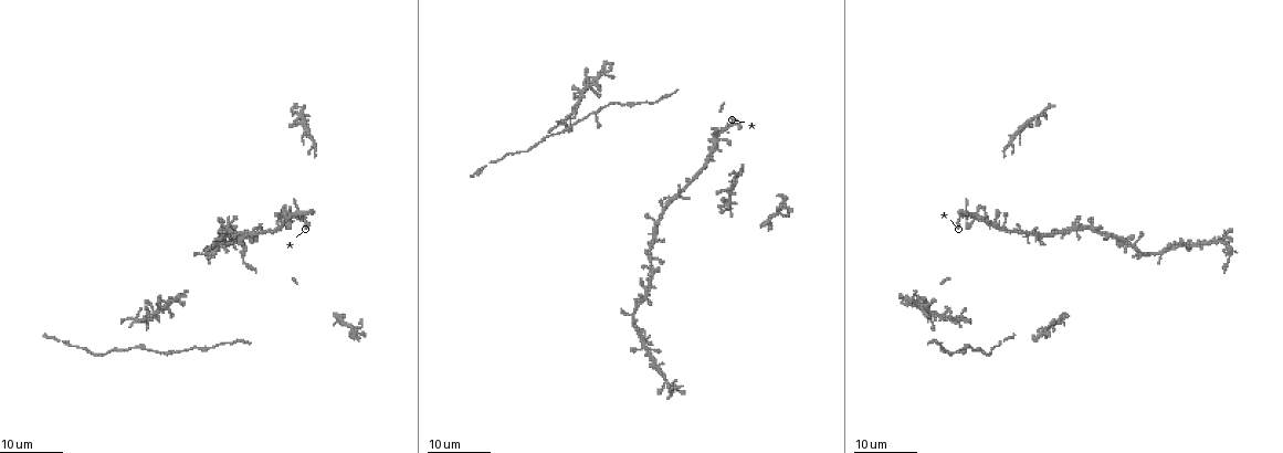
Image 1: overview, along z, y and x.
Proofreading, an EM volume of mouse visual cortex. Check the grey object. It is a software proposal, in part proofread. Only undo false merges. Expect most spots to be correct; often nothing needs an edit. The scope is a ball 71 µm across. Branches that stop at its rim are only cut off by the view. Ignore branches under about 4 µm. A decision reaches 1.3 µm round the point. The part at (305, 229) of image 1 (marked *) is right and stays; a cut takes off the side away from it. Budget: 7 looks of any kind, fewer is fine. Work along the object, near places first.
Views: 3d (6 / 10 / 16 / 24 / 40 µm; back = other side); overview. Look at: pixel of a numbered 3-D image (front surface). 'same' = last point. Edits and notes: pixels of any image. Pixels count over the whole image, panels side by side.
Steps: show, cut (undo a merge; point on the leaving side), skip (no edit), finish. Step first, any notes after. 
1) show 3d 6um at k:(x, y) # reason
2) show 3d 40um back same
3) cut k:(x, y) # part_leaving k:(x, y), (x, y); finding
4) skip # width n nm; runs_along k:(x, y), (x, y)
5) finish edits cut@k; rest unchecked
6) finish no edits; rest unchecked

show 3d 24um at 1:(1028, 235) # thin arm on a thick one

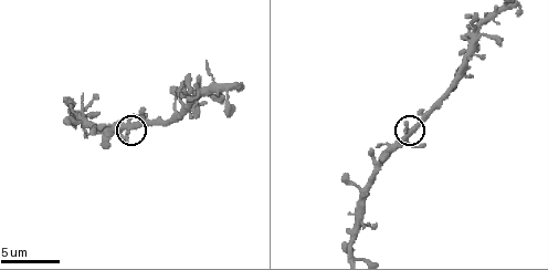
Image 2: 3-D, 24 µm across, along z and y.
show 3d 10um at 2:(129, 127)

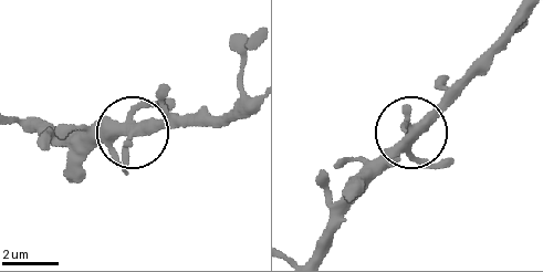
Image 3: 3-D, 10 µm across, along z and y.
skip # runs_along 3:(526, 11), (357, 182); one cell here

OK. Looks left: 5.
show 3d 10um at 2:(473, 50)

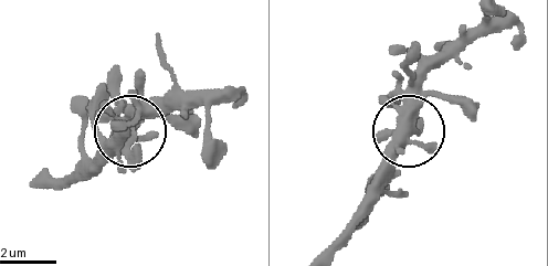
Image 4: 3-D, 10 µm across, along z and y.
skip # one cell here

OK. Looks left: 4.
show 3d 24um at 1:(607, 103) # a narrow waist

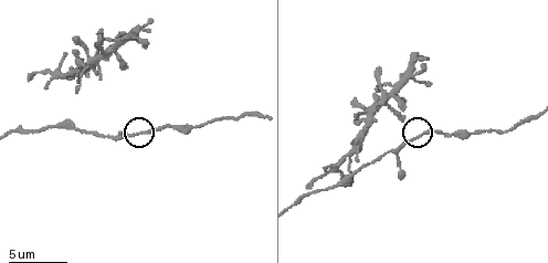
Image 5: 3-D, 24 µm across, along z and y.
show 3d 10um at 5:(137, 133)

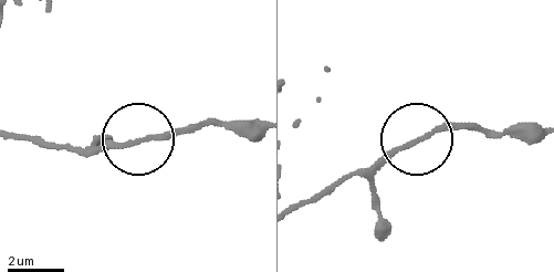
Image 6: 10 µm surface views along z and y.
skip # continuous, no second cell

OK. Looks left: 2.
finish no edits; rest unchecked

